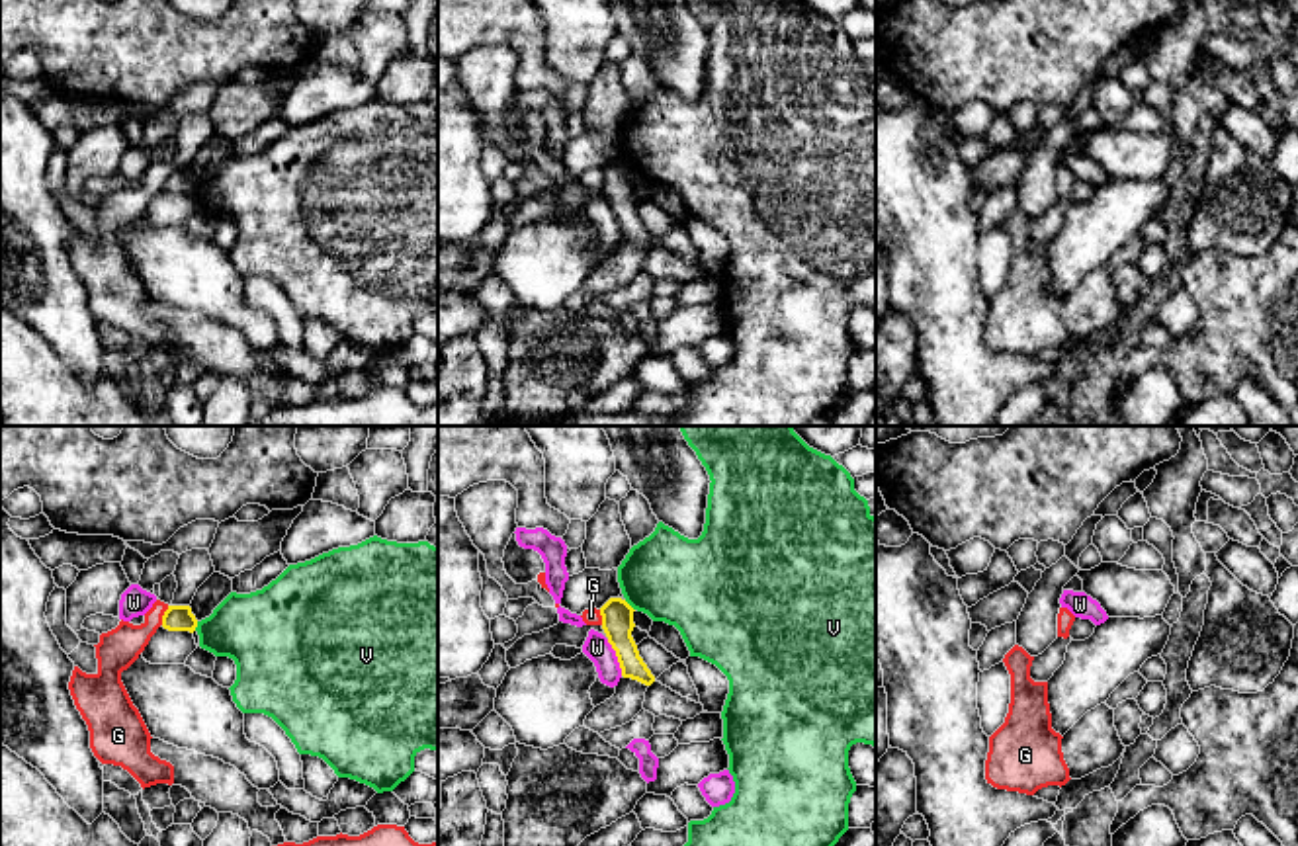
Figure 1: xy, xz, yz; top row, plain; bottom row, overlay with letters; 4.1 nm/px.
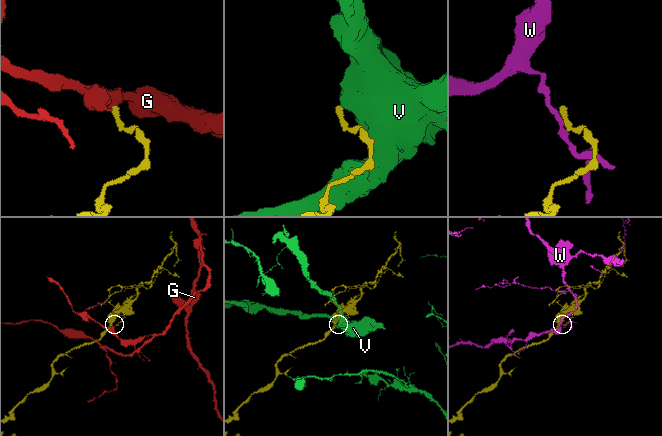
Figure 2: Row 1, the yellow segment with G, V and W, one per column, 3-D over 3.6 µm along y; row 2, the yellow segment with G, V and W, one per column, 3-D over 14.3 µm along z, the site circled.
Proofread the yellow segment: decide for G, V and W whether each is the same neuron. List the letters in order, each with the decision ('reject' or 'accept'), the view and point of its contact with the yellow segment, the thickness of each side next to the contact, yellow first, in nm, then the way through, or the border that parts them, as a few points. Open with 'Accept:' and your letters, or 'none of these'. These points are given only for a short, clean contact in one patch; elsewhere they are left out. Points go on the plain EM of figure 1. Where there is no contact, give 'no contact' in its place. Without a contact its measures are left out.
Accept: none of these
G: reject; contact xy (163, 178); calibres 110 and 170 nm; border xy (169, 169), (161, 186)
V: reject; contact xz (630, 169); calibres 130 and 360 nm
W: reject; contact xz (616, 217); calibres 130 and 110 nm; border xz (606, 202), (622, 237)

